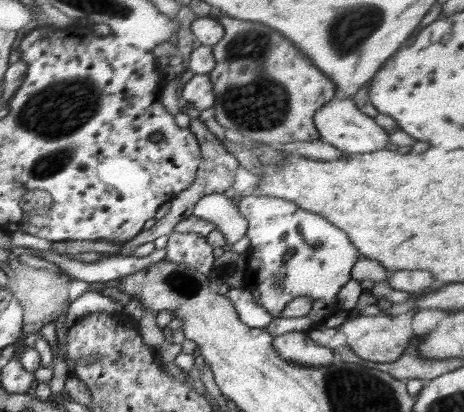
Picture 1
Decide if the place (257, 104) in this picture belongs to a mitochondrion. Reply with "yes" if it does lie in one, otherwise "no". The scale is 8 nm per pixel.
yes

